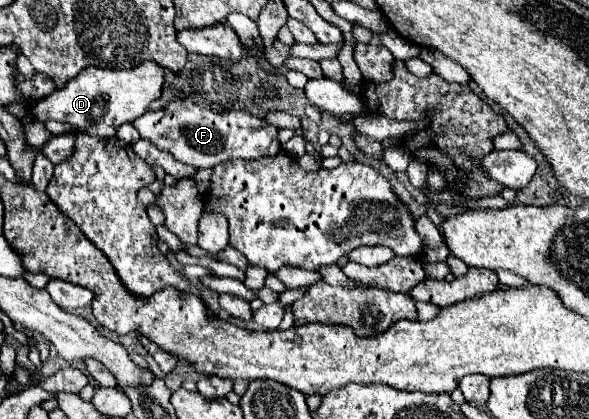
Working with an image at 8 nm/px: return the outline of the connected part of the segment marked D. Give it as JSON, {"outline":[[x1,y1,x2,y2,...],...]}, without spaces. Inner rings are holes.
{"outline":[[144,61,128,71,86,67,74,79,70,79,64,89,56,89,48,95,48,99,38,101,36,107,32,107,32,115,38,121,54,119,68,123,78,131,94,137,114,137,122,123,138,119,148,109,148,105,160,97,162,81,164,69,152,61]]}

